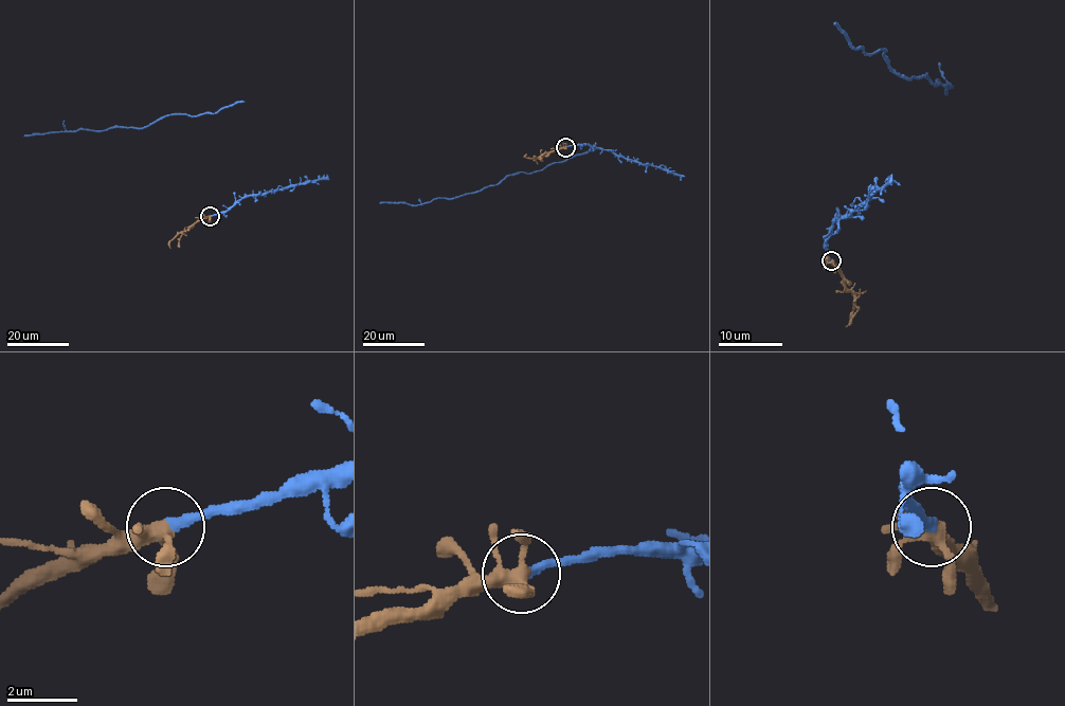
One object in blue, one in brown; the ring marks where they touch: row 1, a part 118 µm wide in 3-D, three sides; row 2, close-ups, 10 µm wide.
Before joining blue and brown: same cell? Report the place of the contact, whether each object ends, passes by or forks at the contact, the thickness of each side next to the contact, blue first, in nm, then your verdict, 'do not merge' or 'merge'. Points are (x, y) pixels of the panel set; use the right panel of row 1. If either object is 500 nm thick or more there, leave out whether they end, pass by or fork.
at (831, 260); blue ends there; brown forks there; 280 nm thick on the blue side, 320 nm on the other; merge

